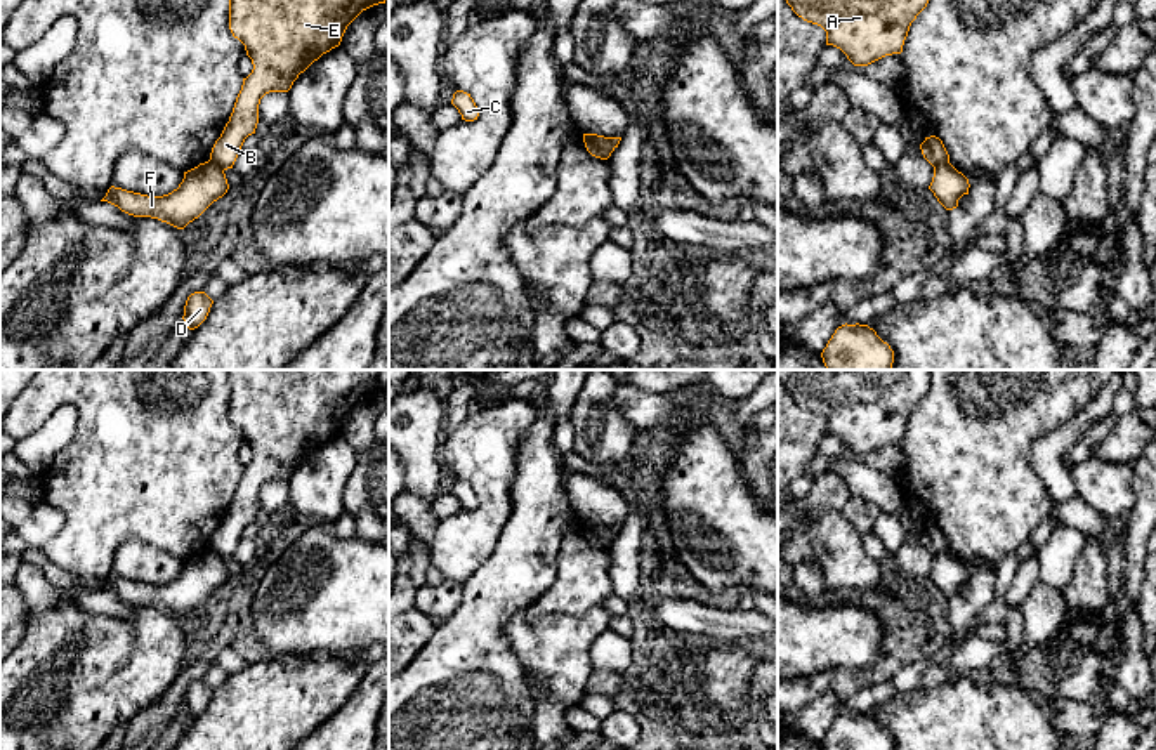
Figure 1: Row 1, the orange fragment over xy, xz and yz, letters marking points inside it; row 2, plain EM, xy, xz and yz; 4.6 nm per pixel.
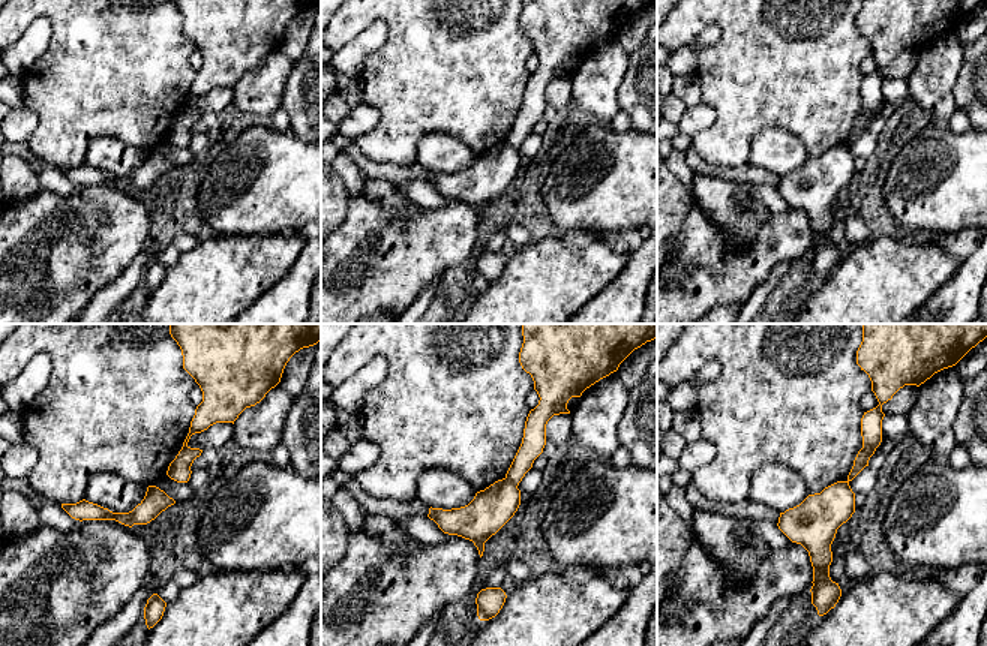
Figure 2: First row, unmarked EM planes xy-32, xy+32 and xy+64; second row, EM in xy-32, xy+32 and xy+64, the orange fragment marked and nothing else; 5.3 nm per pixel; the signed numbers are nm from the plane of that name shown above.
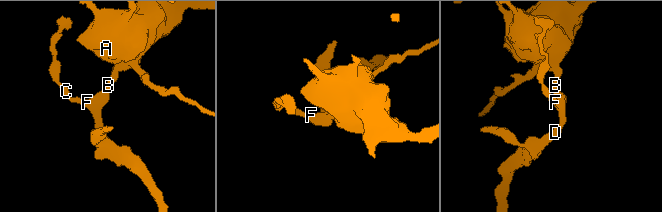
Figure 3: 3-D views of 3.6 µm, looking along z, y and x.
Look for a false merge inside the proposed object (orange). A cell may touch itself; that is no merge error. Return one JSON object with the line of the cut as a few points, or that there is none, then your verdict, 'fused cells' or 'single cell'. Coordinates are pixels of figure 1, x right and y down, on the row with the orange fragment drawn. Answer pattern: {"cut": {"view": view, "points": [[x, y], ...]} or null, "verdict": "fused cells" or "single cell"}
{"cut": {"view": "xy", "points": [[209, 160], [224, 169]]}, "verdict": "fused cells"}

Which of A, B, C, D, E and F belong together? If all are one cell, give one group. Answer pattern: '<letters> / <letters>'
A B E / C D F

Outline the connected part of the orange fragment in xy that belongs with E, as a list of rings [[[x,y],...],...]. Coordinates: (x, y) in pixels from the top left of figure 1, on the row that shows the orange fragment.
[[[229,0],[229,30],[245,45],[253,69],[243,78],[229,122],[212,148],[210,161],[224,170],[233,168],[245,139],[255,134],[260,99],[269,92],[288,92],[300,73],[323,54],[340,45],[347,26],[363,10],[378,3],[385,3],[385,0]]]

